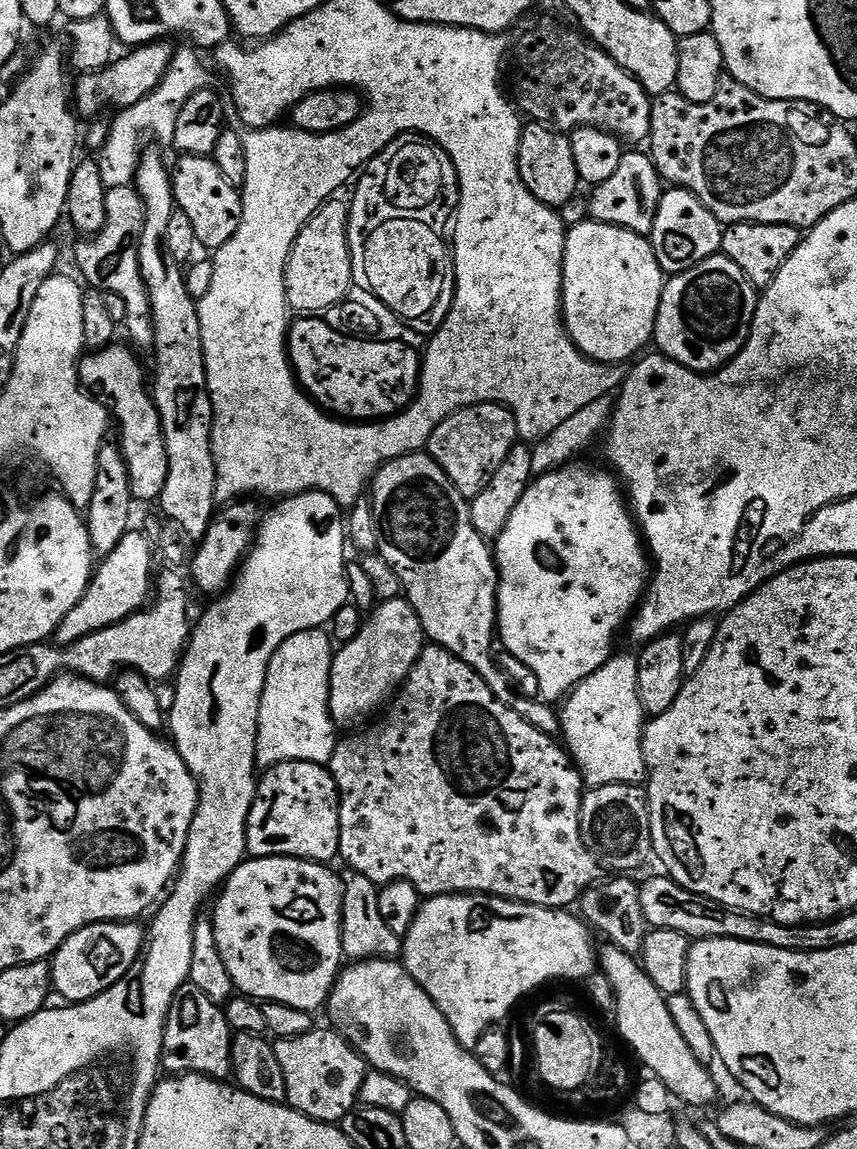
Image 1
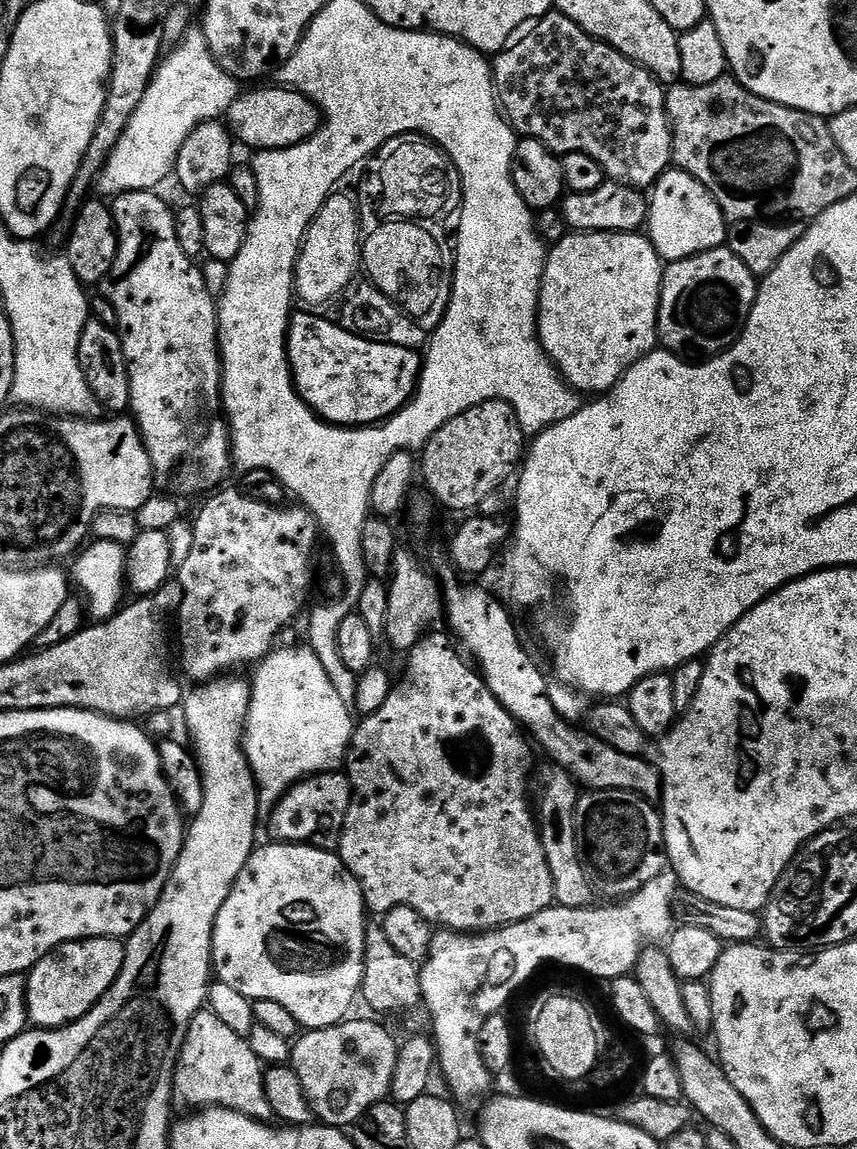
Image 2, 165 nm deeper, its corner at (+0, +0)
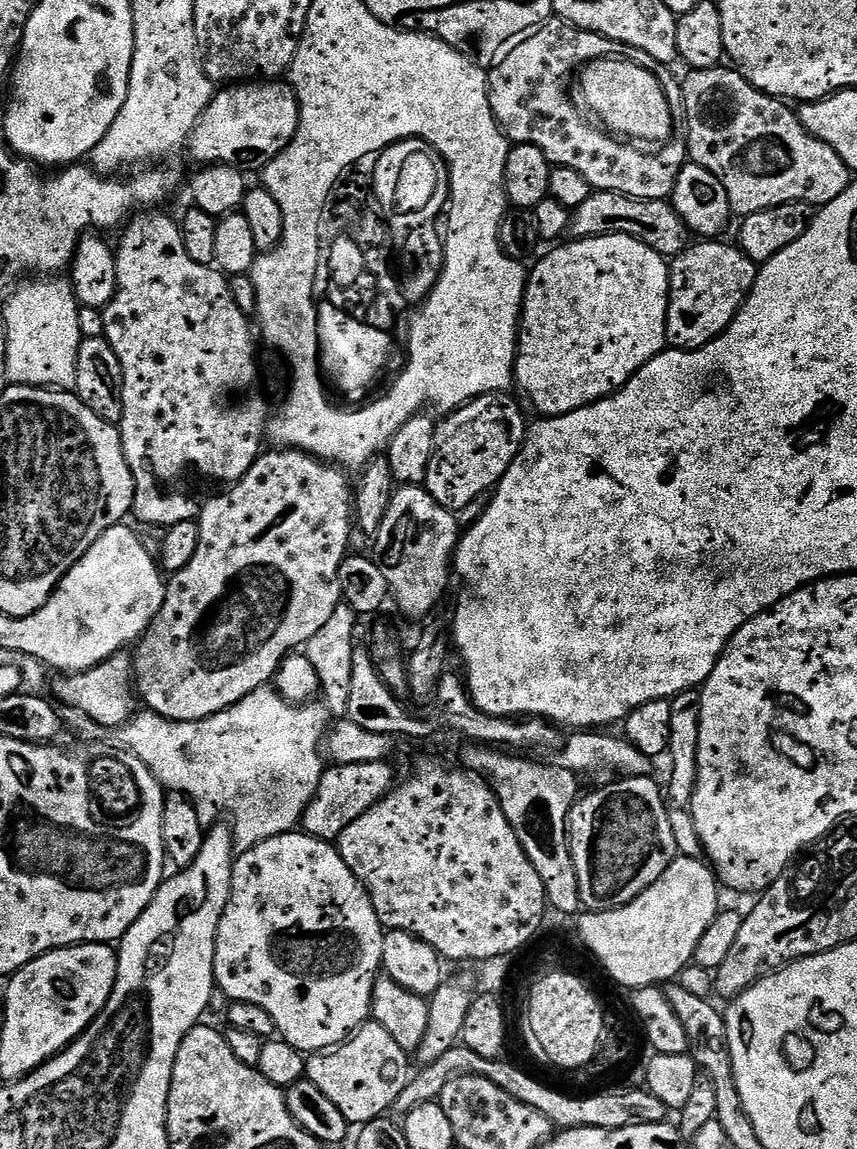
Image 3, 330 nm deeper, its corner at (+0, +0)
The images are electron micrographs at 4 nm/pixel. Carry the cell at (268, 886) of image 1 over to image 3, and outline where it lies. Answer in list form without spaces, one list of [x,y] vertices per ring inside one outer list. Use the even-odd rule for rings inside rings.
[[[293,830],[270,838],[250,850],[239,853],[232,865],[232,893],[226,902],[226,910],[218,922],[216,949],[214,950],[214,974],[219,991],[224,991],[229,1001],[250,1002],[254,1006],[262,1006],[270,1018],[274,1018],[274,1026],[279,1039],[294,1046],[305,1054],[322,1052],[343,1044],[356,1029],[360,1028],[372,1015],[372,995],[374,986],[382,975],[382,942],[386,929],[381,924],[378,914],[372,905],[372,899],[359,878],[346,866],[339,851],[329,841],[319,840],[303,830]]]

